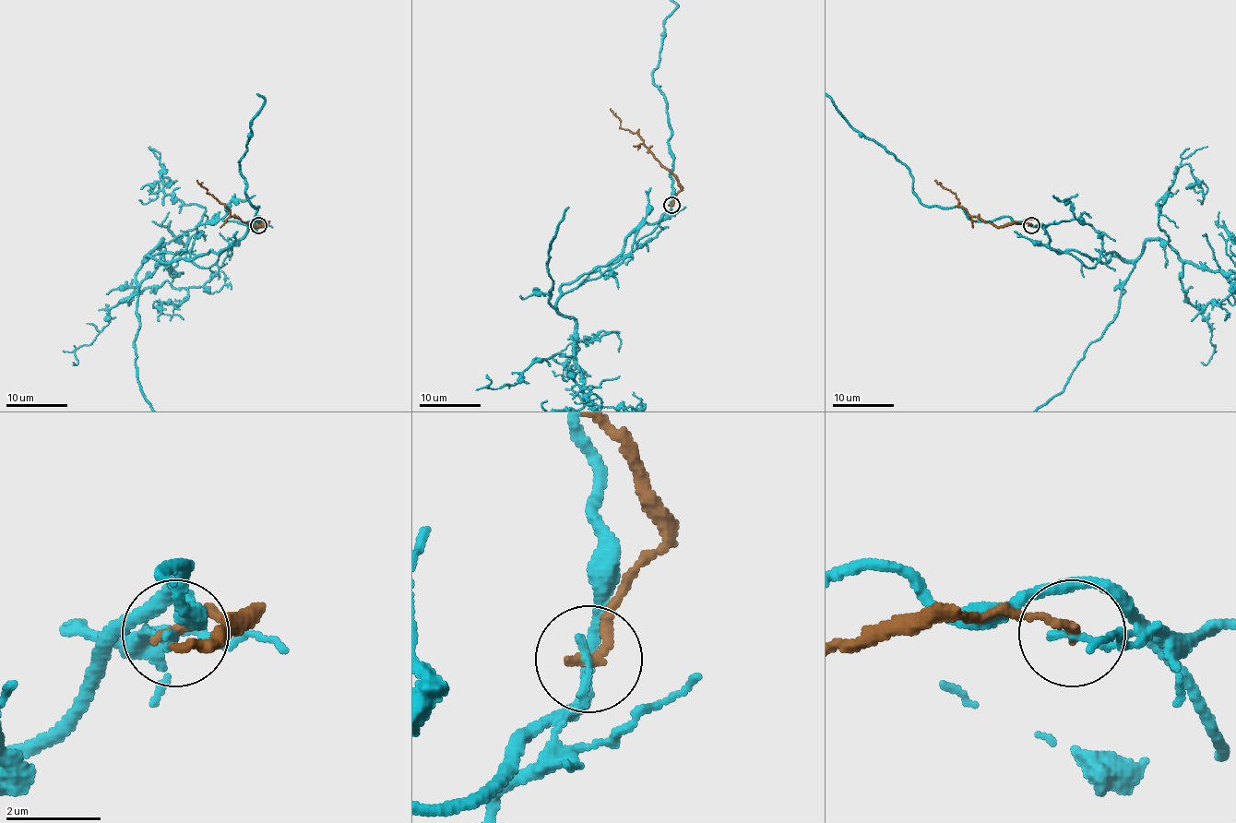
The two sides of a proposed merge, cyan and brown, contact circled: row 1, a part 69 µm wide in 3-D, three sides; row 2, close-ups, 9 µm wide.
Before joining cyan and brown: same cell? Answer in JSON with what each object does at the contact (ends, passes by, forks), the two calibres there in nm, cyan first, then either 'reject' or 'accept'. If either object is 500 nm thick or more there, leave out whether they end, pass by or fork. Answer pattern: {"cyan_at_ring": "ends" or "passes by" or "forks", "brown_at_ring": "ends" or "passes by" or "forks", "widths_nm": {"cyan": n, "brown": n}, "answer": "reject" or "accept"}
{"cyan_at_ring": "ends", "brown_at_ring": "ends", "widths_nm": {"cyan": 150, "brown": 220}, "answer": "reject"}

